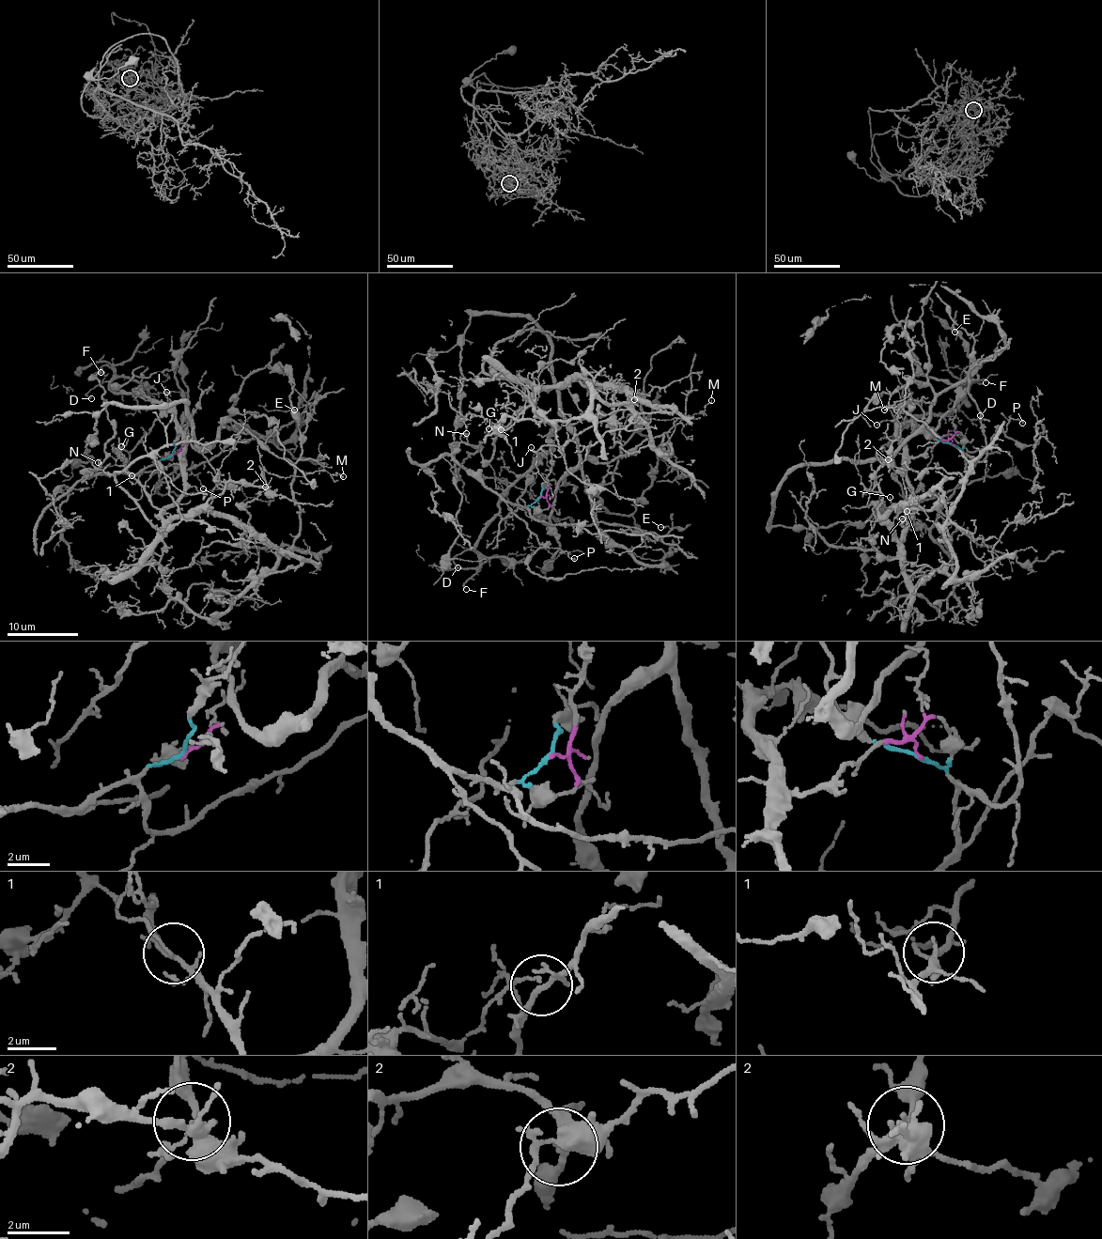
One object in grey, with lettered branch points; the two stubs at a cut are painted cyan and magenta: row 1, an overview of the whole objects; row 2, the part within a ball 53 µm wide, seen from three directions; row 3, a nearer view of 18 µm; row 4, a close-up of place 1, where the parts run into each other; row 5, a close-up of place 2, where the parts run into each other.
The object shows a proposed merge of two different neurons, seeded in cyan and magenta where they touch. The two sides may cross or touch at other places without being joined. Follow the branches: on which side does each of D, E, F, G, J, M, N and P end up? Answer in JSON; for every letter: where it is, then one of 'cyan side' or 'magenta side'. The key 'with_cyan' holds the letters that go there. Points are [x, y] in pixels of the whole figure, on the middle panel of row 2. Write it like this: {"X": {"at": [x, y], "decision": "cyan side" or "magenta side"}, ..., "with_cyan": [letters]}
{"D": {"at": [457, 567], "decision": "magenta side"}, "E": {"at": [660, 527], "decision": "cyan side"}, "F": {"at": [466, 589], "decision": "magenta side"}, "G": {"at": [488, 428], "decision": "magenta side"}, "J": {"at": [531, 447], "decision": "magenta side"}, "M": {"at": [711, 400], "decision": "magenta side"}, "N": {"at": [466, 433], "decision": "cyan side"}, "P": {"at": [574, 558], "decision": "cyan side"}, "with_cyan": ["E", "N", "P"]}

